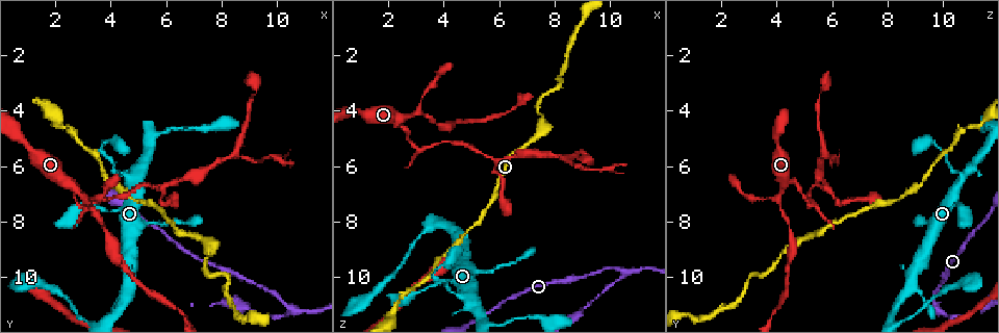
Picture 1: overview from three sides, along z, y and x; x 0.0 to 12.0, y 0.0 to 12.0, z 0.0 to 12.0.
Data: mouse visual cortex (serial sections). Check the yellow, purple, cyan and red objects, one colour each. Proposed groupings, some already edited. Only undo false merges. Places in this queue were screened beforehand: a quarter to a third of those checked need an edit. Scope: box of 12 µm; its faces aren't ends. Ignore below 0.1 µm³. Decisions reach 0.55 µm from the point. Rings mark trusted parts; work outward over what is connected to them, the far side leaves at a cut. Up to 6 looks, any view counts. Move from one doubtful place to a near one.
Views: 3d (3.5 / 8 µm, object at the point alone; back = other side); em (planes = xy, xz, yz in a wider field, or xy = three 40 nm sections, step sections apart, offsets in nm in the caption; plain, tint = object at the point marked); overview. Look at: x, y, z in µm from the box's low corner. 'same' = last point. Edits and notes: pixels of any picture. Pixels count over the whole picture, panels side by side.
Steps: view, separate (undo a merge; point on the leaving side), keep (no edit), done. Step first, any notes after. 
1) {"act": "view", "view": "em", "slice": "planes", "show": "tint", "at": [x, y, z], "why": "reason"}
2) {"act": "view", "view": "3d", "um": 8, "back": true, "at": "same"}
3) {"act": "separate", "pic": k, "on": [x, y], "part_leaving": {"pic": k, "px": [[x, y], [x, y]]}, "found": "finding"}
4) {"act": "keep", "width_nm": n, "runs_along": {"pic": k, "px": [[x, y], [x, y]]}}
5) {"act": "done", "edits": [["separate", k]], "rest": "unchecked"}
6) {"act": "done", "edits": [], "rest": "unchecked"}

{"act": "view", "view": "3d", "um": 8, "at": [2.6, 6.5, 4.6], "why": "three-way junction"}

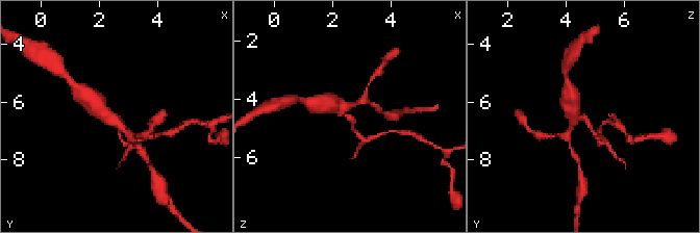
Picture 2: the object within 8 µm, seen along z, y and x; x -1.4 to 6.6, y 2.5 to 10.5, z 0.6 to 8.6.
{"act": "view", "view": "3d", "um": 3.5, "at": [2.7, 6.6, 4.7]}

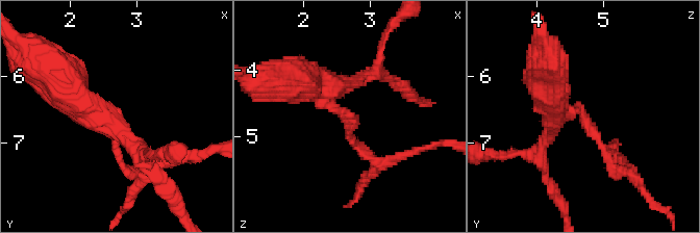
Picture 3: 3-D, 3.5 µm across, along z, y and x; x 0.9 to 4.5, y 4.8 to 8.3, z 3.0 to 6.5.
{"act": "separate", "pic": 3, "on": [115, 146], "part_leaving": {"pic": 3, "px": [[577, 109], [615, 167], [631, 171]]}, "found": "two cells meet here"}

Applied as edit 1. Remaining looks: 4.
{"act": "view", "view": "3d", "um": 3.5, "at": [8.2, 10.0, 3.1], "why": "abrupt turn"}

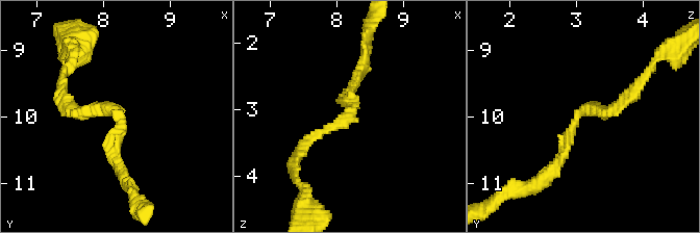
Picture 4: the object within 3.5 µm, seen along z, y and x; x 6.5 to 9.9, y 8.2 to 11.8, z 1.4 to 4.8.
{"act": "view", "view": "em", "slice": "planes", "show": "tint", "at": [8.15, 9.95, 3.05], "arm_widths_nm": [150, 150], "why": "now the EM"}

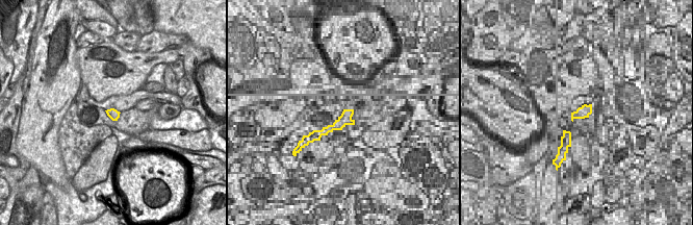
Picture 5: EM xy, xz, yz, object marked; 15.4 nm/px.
{"act": "keep", "runs_along": {"pic": 4, "px": [[620, 104], [583, 110], [551, 171]]}, "found": "one cell here"}

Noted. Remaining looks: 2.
{"act": "done", "edits": [["separate", 3]], "rest": "unchecked"}

